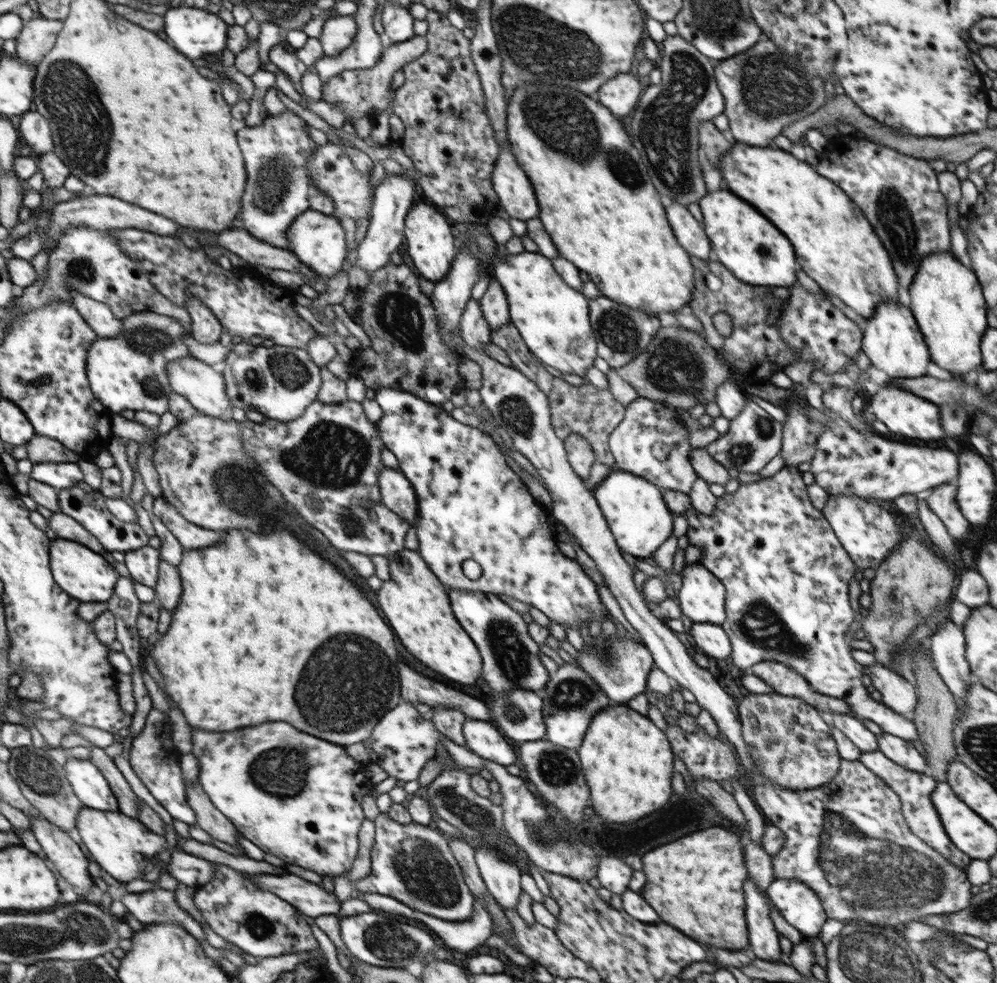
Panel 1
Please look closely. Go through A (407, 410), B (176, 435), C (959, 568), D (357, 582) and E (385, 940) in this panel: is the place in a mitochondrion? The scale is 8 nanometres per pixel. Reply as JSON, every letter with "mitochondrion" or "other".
{"A":"other","B":"other","C":"other","D":"other","E":"mitochondrion"}

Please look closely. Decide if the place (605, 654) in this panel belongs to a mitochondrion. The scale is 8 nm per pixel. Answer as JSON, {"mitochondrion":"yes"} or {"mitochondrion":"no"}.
{"mitochondrion":"yes"}

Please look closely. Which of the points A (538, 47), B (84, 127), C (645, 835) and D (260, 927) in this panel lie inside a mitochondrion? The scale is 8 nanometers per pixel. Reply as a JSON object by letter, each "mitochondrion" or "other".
{"A":"mitochondrion","B":"mitochondrion","C":"other","D":"mitochondrion"}

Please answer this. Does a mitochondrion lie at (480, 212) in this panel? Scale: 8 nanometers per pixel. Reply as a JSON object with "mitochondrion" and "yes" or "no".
{"mitochondrion":"no"}

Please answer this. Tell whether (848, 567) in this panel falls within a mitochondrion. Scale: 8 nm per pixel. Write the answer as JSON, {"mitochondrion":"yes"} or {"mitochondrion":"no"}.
{"mitochondrion":"no"}

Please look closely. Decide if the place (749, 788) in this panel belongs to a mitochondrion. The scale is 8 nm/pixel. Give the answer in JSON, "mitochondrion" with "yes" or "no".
{"mitochondrion":"no"}

